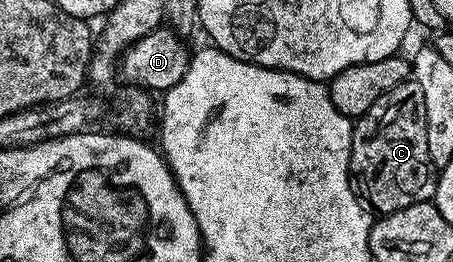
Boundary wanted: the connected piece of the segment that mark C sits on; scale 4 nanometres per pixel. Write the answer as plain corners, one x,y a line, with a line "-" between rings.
410,79
391,87
387,95
379,95
371,103
371,111
356,118
349,176
357,196
377,215
433,200
437,173
429,161
427,107
423,103
423,87
417,81

